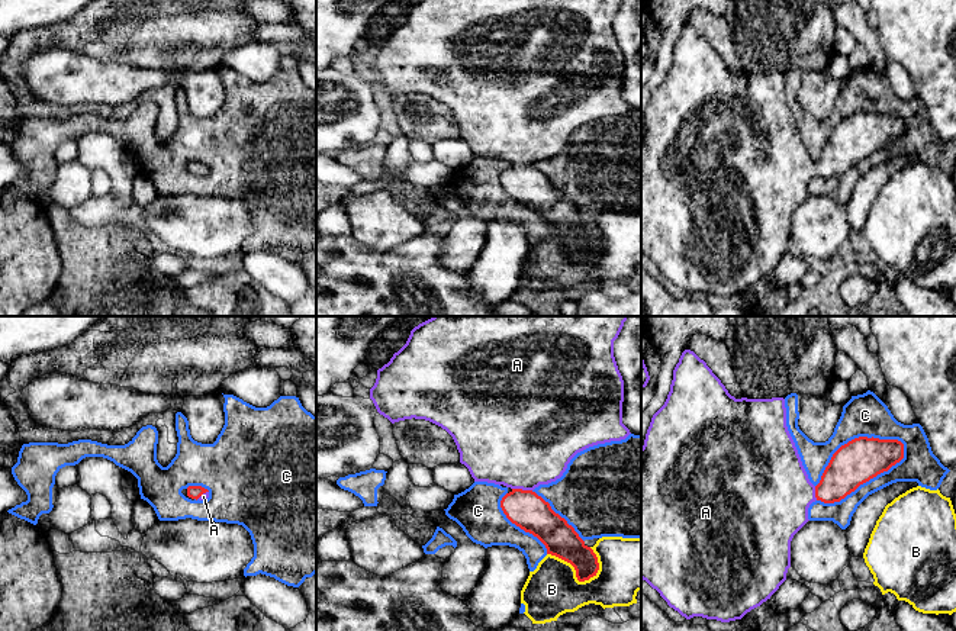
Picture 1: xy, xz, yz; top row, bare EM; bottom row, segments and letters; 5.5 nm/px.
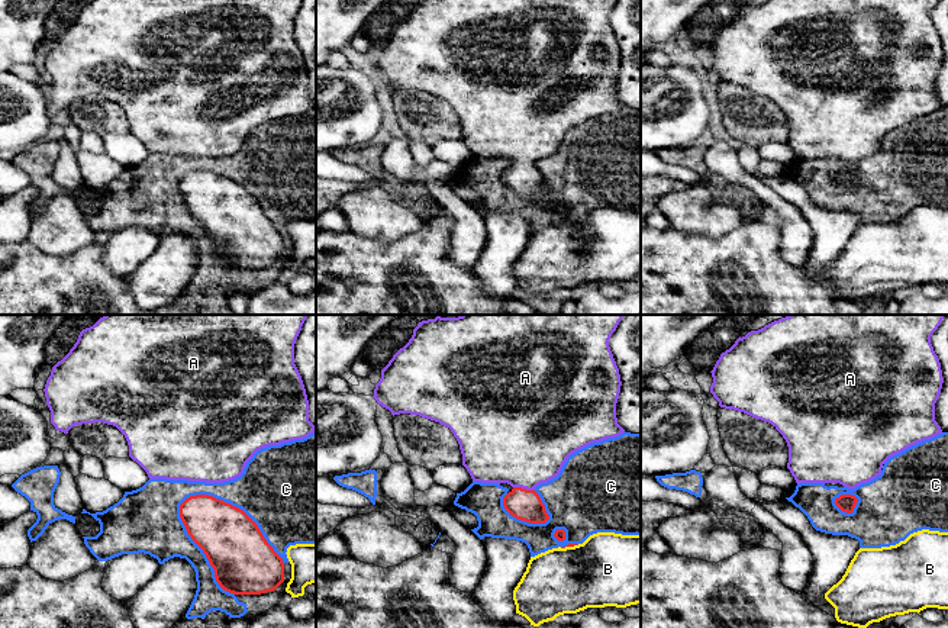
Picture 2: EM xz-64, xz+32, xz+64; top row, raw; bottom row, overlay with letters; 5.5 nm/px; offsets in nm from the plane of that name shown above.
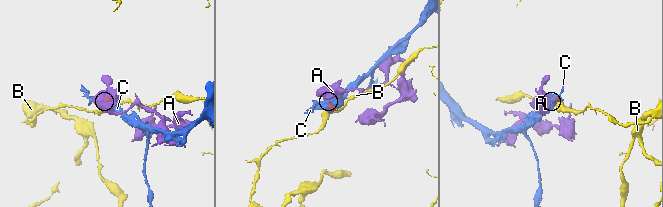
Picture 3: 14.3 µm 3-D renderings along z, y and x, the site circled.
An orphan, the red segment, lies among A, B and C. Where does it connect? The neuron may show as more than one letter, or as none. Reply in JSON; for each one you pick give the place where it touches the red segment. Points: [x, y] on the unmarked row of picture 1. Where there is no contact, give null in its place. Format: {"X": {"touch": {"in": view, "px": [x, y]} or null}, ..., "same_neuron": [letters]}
{"A": {"touch": {"in": "xz", "px": [521, 164]}}, "same_neuron": ["A"]}

